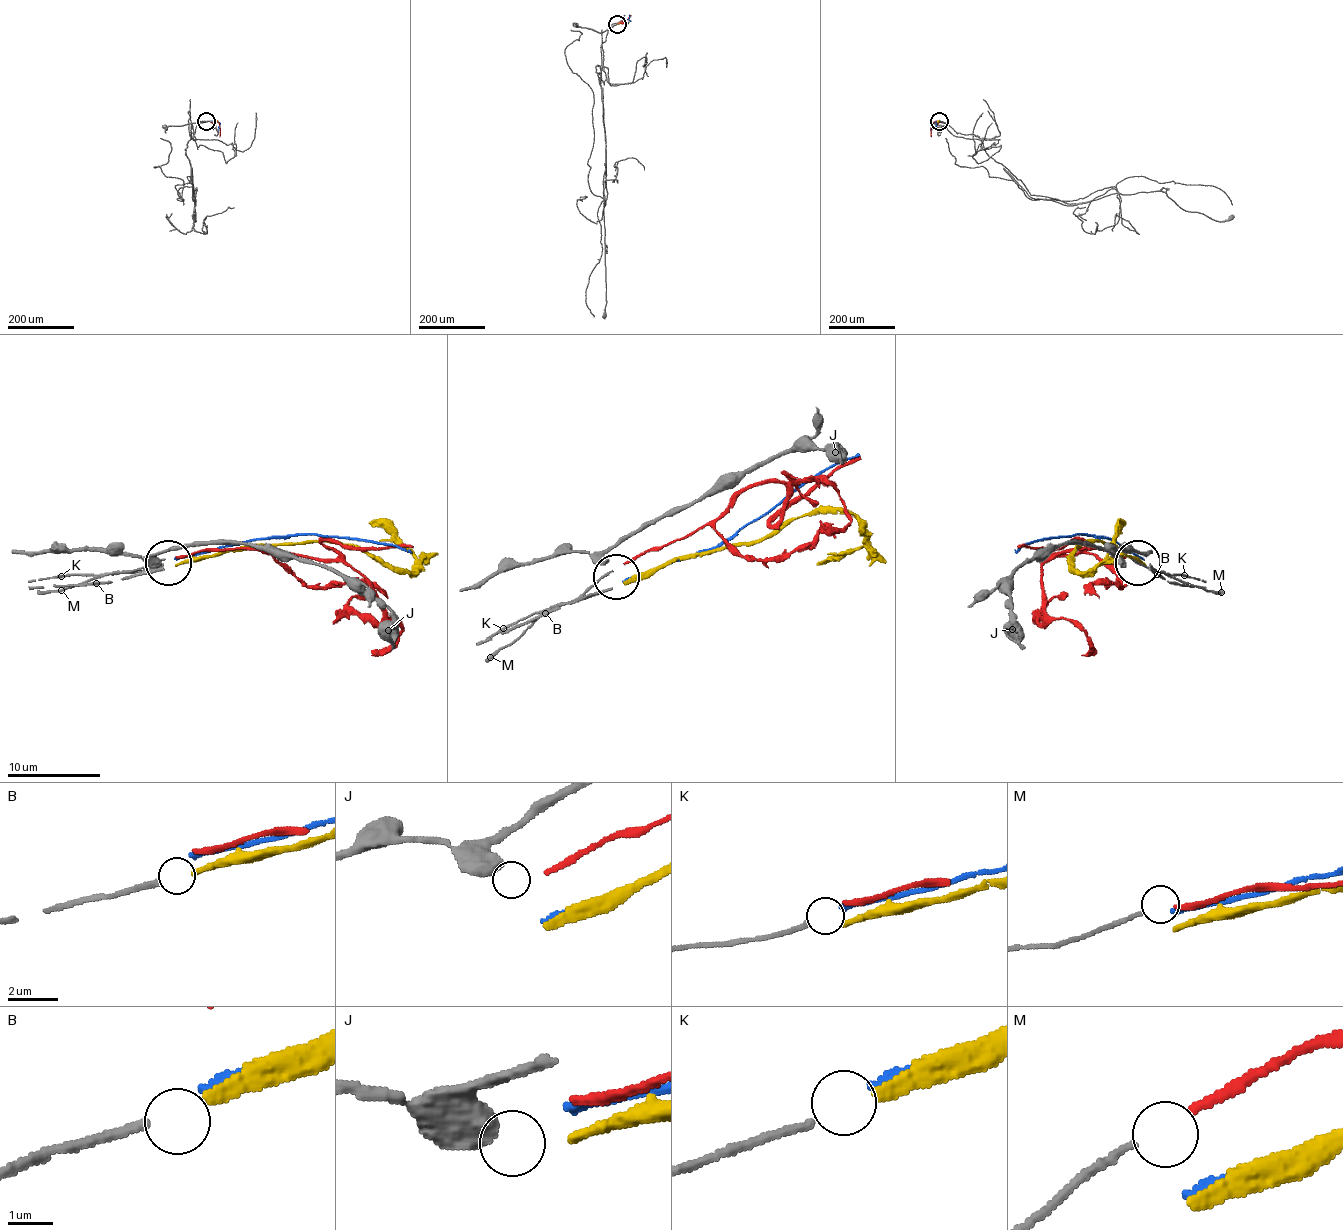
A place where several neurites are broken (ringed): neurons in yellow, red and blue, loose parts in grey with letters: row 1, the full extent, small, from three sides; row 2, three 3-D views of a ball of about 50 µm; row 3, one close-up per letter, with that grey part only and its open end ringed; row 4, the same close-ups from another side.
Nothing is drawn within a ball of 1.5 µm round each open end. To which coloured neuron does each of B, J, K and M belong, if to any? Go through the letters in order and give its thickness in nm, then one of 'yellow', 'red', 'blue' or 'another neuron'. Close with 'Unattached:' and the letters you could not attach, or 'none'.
B: 200 nm thick; yellow
J: 650 nm thick; another neuron
K: 180 nm thick; blue
M: 150 nm thick; red
Unattached: J

